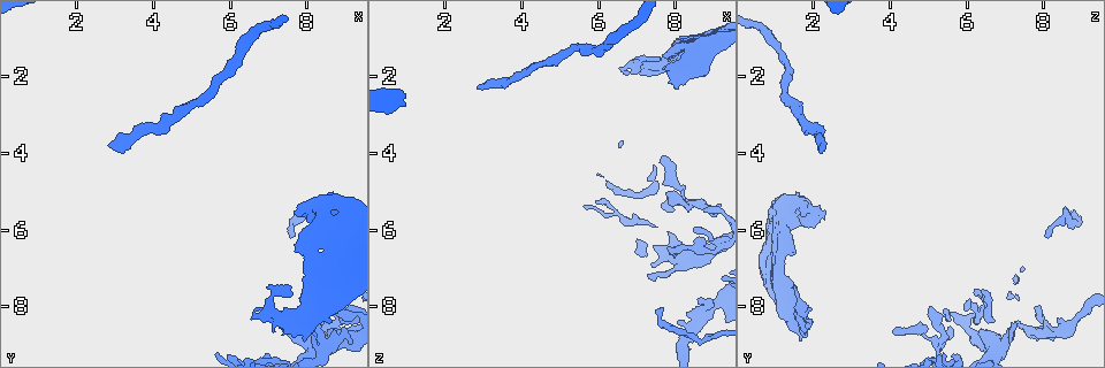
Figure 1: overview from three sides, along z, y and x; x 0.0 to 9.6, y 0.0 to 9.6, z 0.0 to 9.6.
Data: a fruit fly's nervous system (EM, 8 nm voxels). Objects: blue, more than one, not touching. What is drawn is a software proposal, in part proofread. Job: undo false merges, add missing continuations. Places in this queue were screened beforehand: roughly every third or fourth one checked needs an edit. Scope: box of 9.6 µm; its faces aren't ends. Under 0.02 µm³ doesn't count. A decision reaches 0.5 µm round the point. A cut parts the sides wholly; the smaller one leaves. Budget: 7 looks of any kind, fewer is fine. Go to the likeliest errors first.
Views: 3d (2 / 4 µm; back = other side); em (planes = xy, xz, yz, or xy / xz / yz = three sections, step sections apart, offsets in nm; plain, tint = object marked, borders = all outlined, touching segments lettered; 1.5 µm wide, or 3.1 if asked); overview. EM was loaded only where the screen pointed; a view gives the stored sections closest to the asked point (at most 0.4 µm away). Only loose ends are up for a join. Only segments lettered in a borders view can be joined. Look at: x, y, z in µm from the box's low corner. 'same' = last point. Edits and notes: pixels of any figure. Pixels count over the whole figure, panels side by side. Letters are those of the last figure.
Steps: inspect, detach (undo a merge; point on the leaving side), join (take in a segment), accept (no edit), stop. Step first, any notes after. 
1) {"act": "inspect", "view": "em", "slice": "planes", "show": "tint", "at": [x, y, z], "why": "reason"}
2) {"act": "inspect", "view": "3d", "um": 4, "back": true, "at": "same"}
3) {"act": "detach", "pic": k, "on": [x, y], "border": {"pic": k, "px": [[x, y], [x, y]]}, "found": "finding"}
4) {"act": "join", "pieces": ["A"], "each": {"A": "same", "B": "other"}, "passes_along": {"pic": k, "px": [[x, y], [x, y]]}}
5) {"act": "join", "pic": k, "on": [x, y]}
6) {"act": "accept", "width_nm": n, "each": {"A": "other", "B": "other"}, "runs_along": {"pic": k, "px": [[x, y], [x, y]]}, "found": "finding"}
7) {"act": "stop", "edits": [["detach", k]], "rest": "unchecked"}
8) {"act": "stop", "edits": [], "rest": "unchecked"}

{"act": "inspect", "view": "3d", "um": 2, "at": [2.80, 3.80, 2.35], "why": "thin end"}

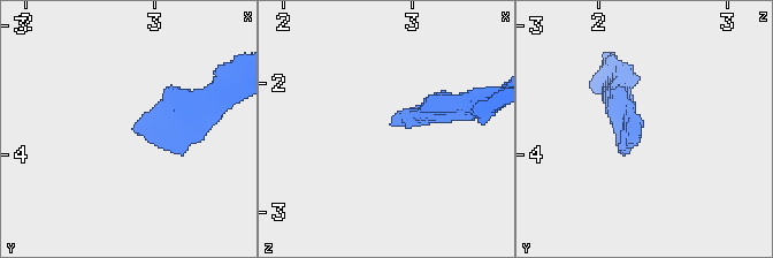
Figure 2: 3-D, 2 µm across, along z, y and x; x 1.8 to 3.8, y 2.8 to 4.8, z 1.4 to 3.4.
{"act": "inspect", "view": "em", "slice": "xy", "step": 8, "show": "borders", "at": [2.84, 3.82, 2.34]}

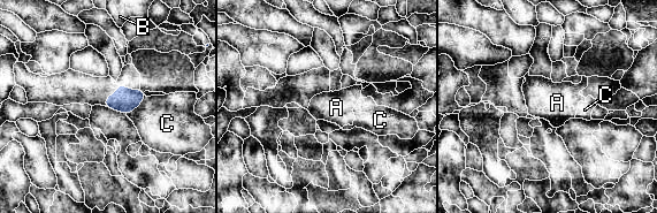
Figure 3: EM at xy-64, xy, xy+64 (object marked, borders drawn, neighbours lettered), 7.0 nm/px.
{"act": "inspect", "view": "em", "slice": "planes", "show": "borders", "at": "same", "why": "another direction"}

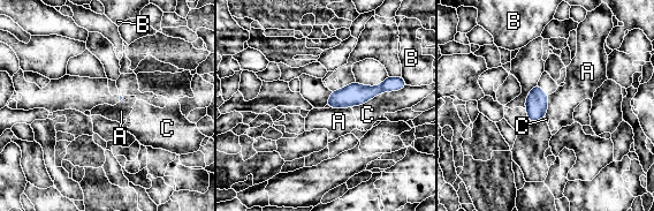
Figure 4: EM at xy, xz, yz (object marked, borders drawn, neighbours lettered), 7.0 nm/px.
{"act": "accept", "each": {"A": "other", "B": "other", "C": "other"}, "border": {"pic": 4, "px": [[350, 106], [328, 108]]}, "found": "no lettered segment goes on from it"}

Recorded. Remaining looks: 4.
{"act": "inspect", "view": "em", "slice": "planes", "show": "borders", "at": [7.20, 8.45, 7.20], "why": "an open end"}

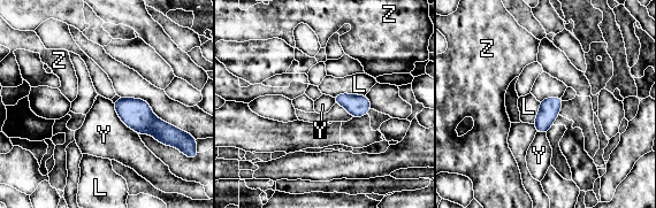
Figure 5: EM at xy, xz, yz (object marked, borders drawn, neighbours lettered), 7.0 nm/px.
{"act": "accept", "each": {"L": "other", "Y": "other", "Z": "other"}, "found": "no lettered segment goes on from it"}

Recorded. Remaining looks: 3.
{"act": "inspect", "view": "3d", "um": 4, "at": [8.40, 8.90, 5.30], "why": "a narrow waist"}

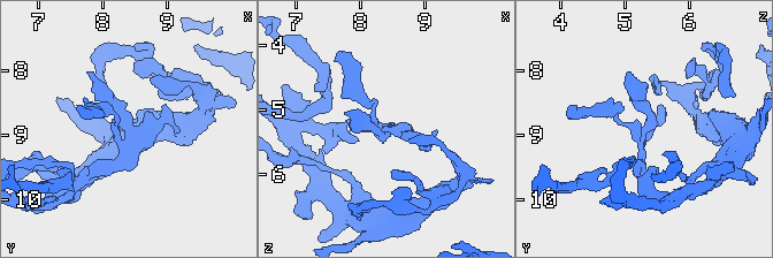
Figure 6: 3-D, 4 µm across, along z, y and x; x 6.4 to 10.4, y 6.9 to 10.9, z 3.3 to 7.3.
{"act": "inspect", "view": "em", "slice": "planes", "show": "plain", "at": [8.40, 8.85, 5.35]}

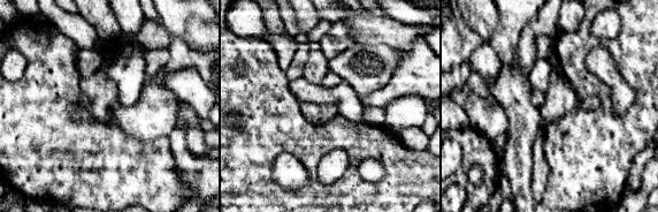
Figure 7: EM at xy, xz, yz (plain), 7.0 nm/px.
{"act": "inspect", "view": "em", "slice": "planes", "show": "borders", "at": "same"}

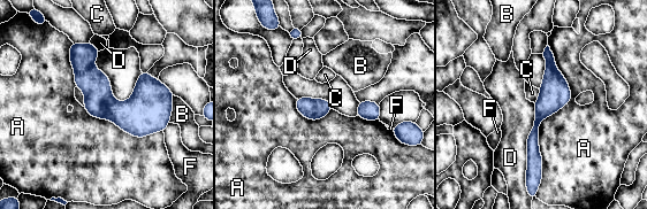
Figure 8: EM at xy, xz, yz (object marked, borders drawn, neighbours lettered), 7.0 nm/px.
{"act": "accept", "width_nm": 70, "each": {"A": "other", "B": "other", "C": "other", "D": "other", "F": "other"}, "found": "continuous, no second neuron"}

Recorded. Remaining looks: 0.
{"act": "stop", "edits": [], "rest": "unchecked"}

